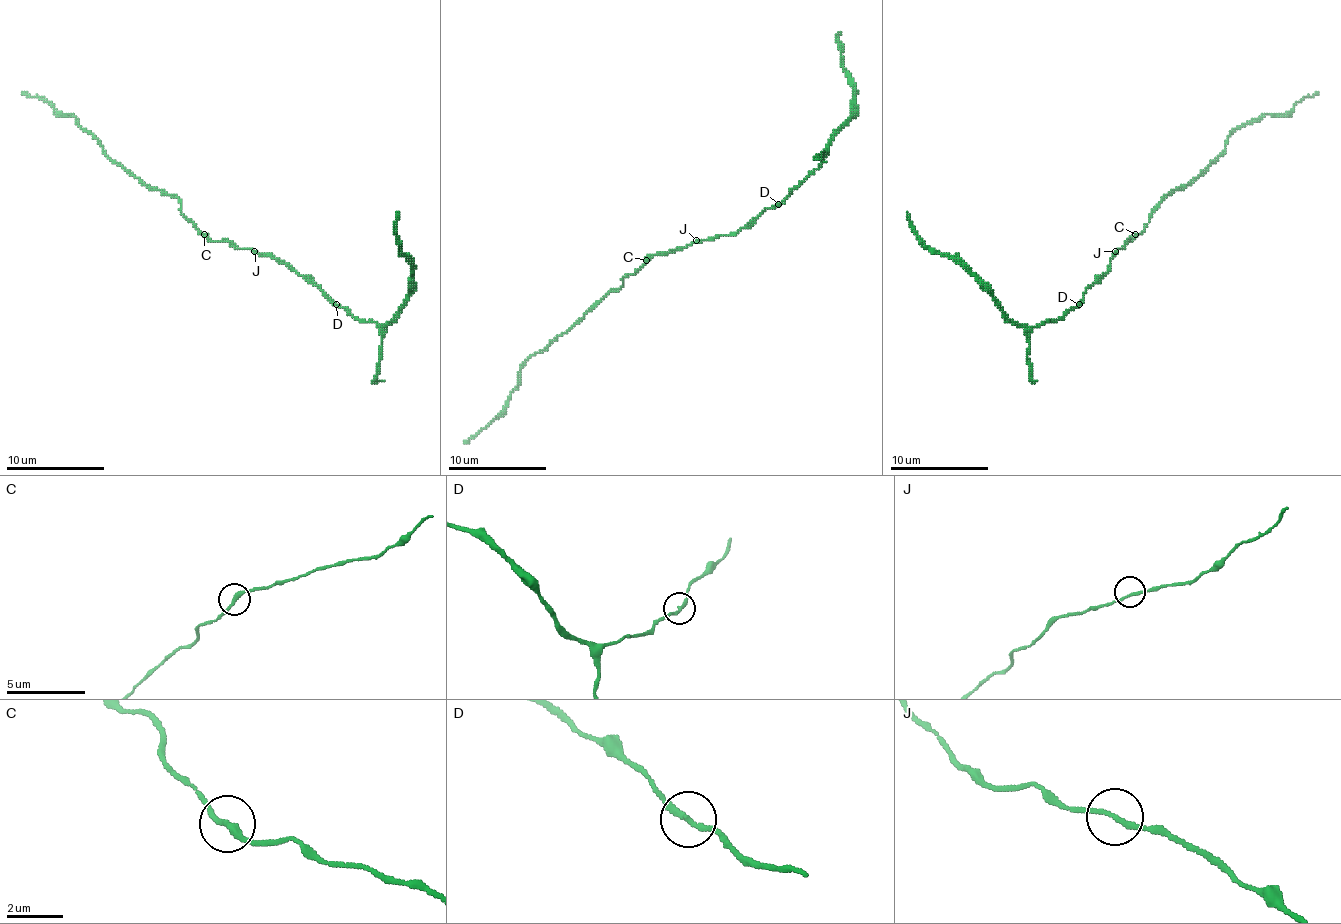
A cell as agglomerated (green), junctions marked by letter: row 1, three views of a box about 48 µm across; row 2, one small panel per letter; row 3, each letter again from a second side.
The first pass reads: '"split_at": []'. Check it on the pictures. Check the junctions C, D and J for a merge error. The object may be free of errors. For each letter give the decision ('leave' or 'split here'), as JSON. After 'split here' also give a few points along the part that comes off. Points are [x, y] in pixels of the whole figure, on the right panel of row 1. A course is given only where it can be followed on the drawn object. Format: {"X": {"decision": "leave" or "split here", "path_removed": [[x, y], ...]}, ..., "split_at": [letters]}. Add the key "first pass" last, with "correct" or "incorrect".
{"C": {"decision": "leave"}, "D": {"decision": "leave"}, "J": {"decision": "leave"}, "split_at": [], "first pass": "correct"}

